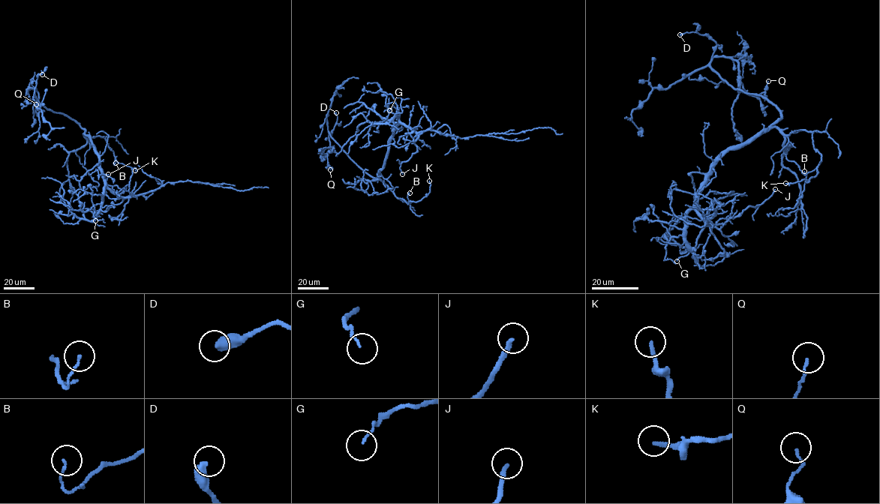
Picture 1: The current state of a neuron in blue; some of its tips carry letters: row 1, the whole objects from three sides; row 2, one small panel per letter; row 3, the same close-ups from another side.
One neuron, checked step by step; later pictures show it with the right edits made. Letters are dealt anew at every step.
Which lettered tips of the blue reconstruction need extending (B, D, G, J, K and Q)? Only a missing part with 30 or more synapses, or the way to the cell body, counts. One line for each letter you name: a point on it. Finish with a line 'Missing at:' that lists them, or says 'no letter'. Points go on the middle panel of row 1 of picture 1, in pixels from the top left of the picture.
Missing at: no letter

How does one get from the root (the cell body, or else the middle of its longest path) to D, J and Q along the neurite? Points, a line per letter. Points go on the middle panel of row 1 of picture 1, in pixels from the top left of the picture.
D: (392, 136), (384, 164), (379, 175), (372, 178), (350, 158), (328, 132), (330, 136), (337, 121), (336, 112)
J: (392, 136), (399, 124), (416, 134), (413, 141), (417, 151), (400, 163), (402, 174)
Q: (392, 136), (384, 164), (379, 175), (372, 178), (350, 158), (328, 132), (332, 150), (327, 153), (330, 169)

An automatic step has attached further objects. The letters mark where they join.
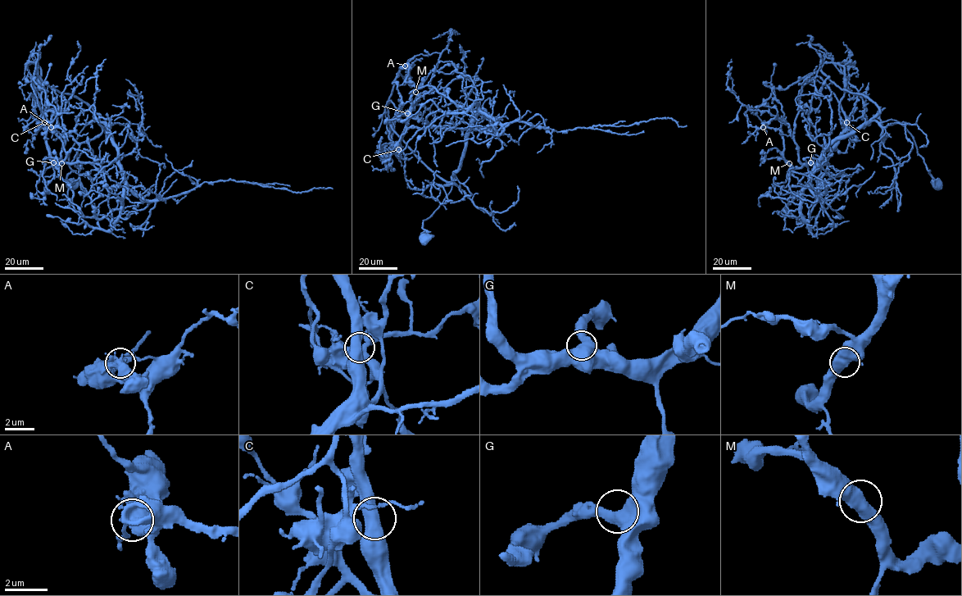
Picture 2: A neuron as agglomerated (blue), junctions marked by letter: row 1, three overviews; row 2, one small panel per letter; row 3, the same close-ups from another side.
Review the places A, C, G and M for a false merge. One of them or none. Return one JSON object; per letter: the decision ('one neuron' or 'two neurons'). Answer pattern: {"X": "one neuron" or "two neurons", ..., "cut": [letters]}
{"A": "two neurons", "C": "one neuron", "G": "one neuron", "M": "one neuron", "cut": ["A"]}

